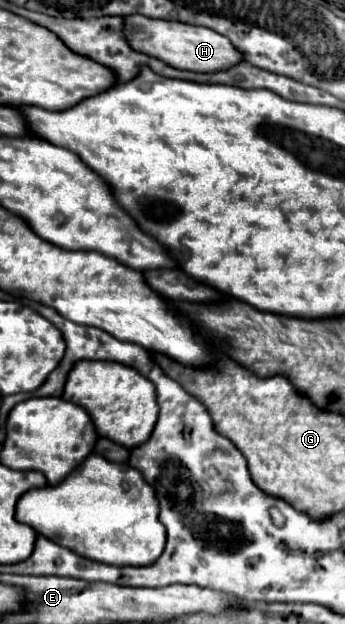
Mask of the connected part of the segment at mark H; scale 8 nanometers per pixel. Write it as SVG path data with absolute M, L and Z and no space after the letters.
M127 16L127 40L131 46L143 54L149 54L153 58L159 58L161 62L179 68L179 70L191 70L191 72L223 72L239 62L243 62L243 54L231 44L229 38L221 36L219 32L211 28L181 24L175 20L153 20L147 16Z

